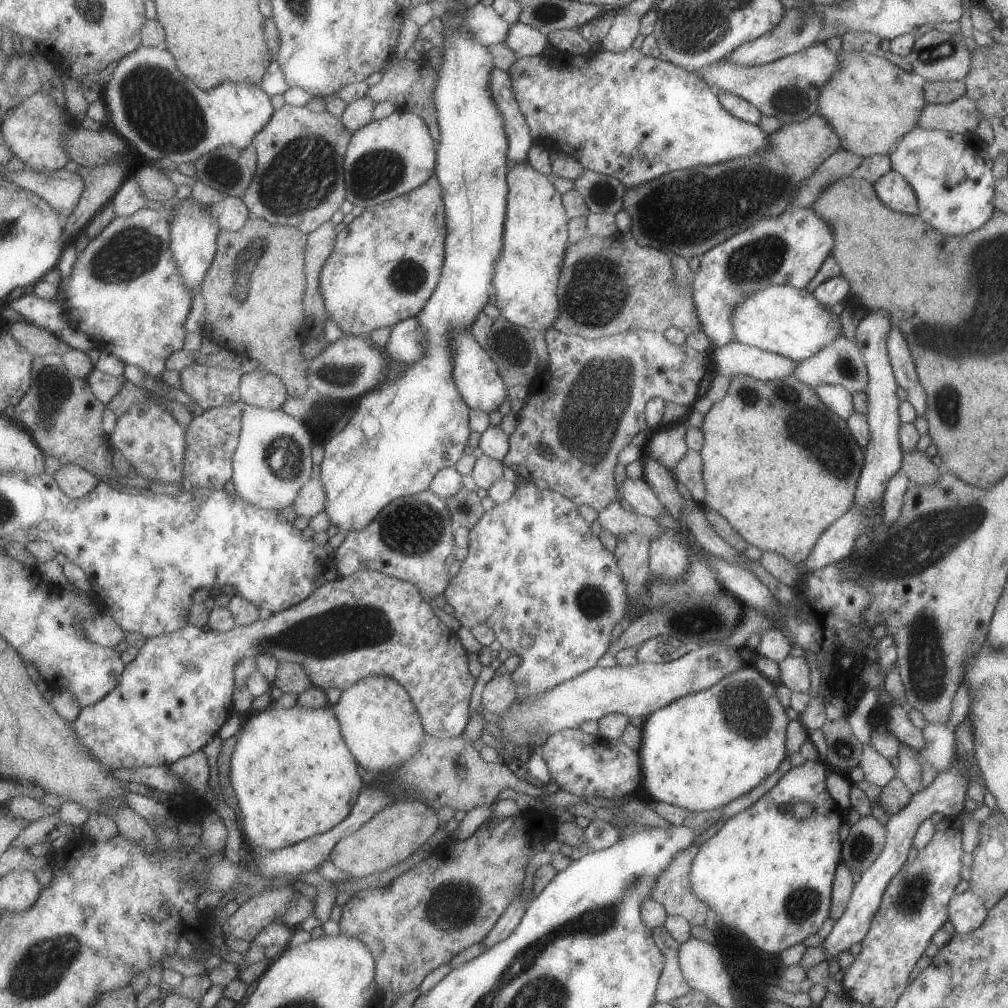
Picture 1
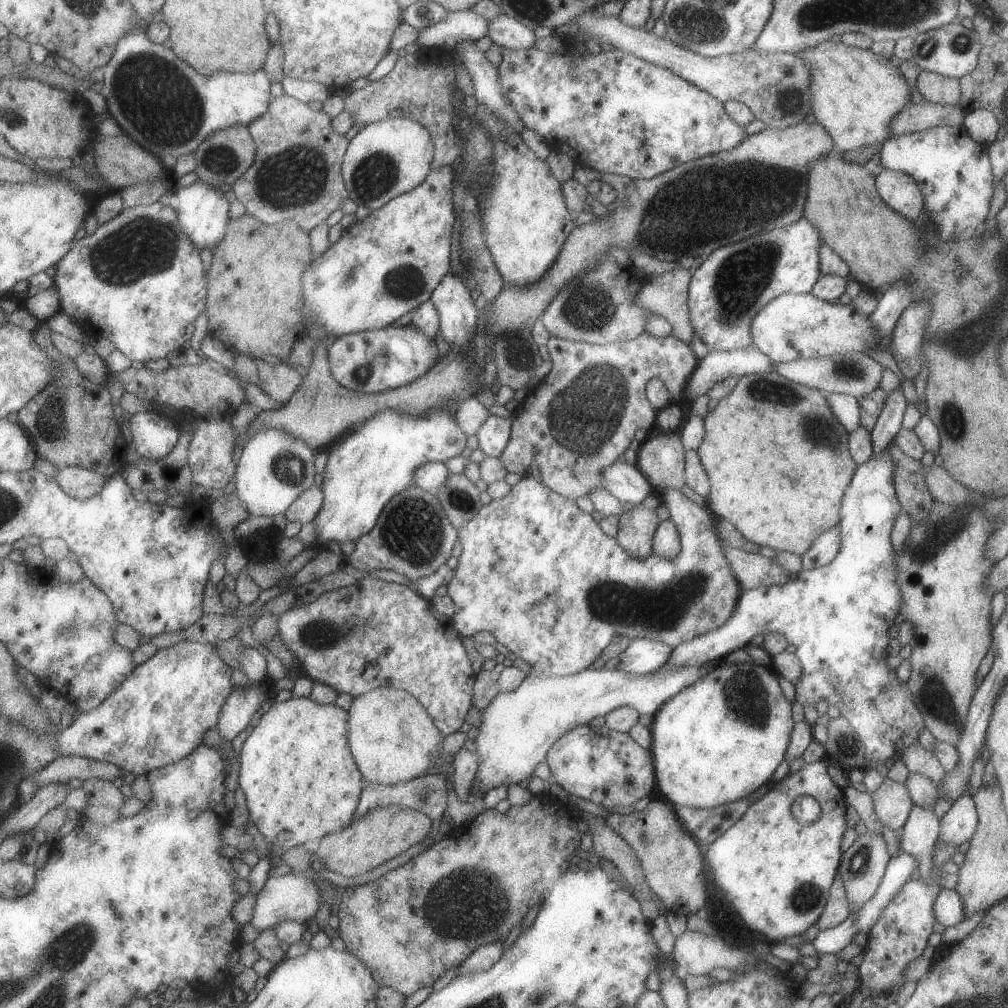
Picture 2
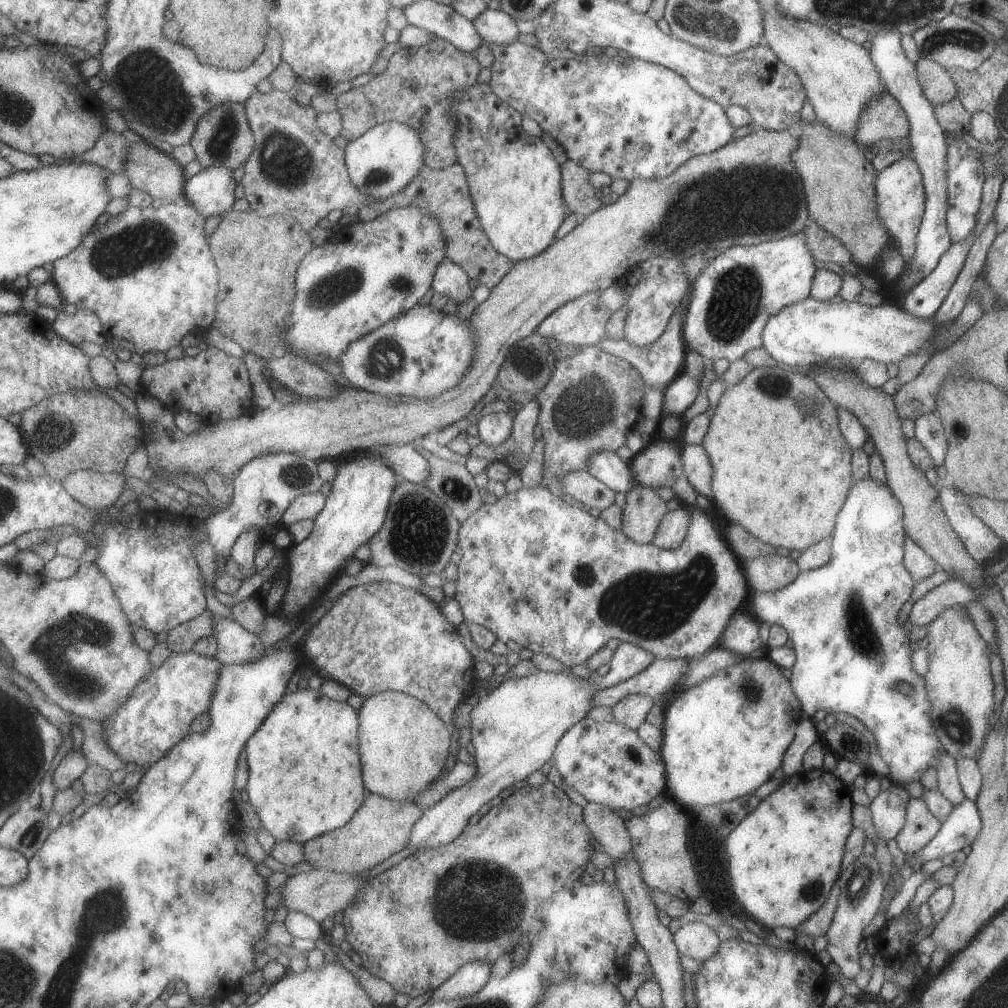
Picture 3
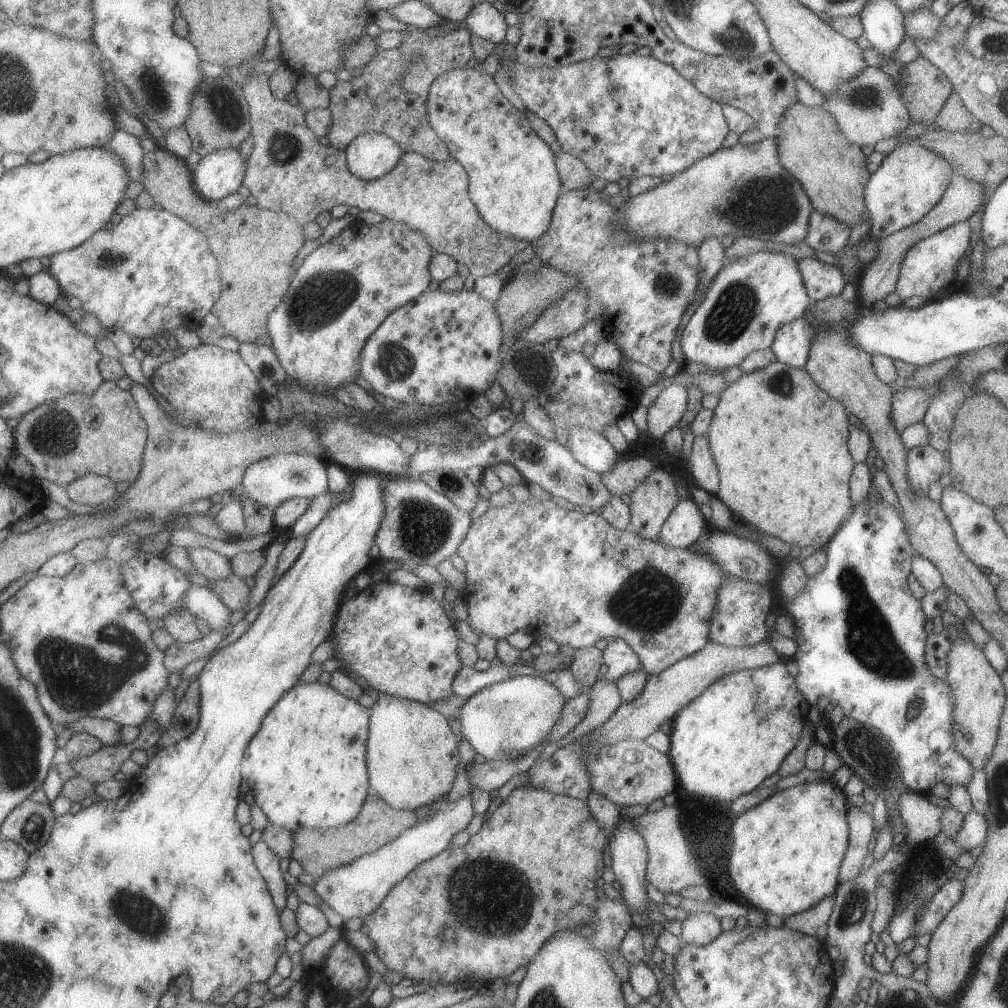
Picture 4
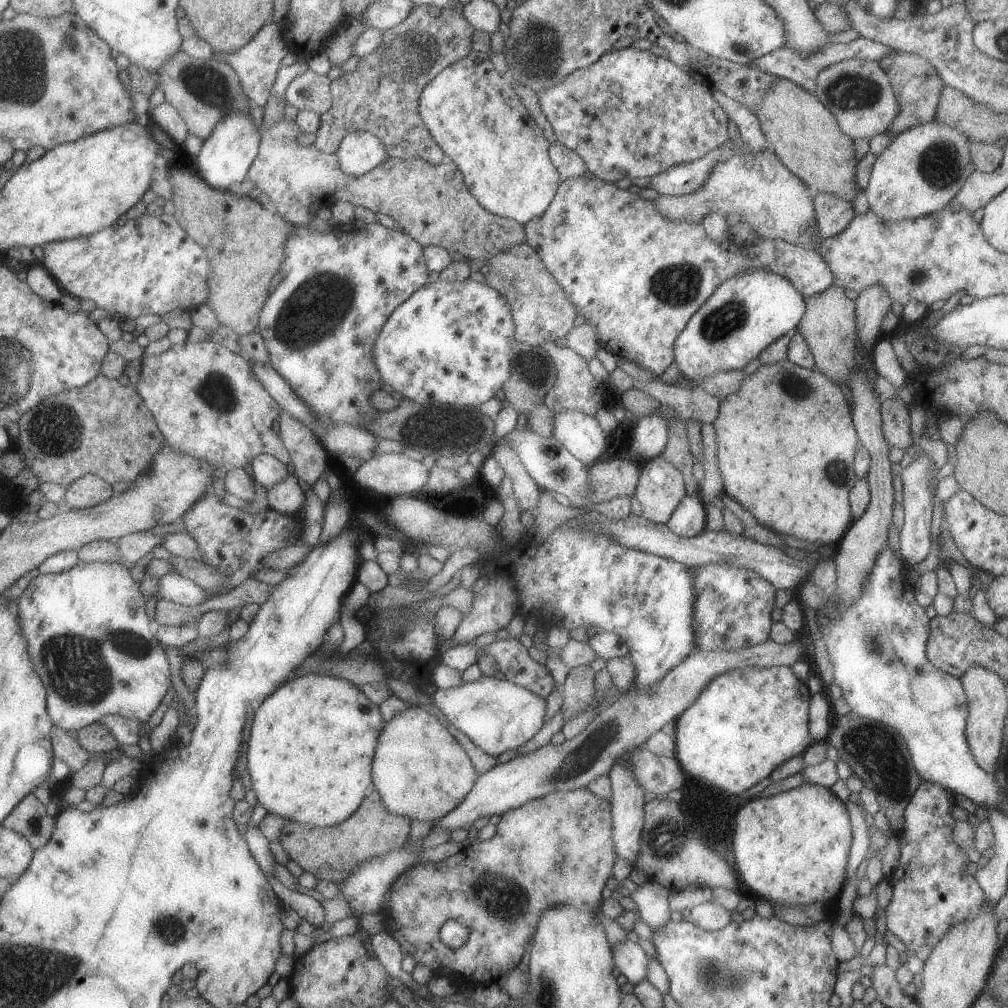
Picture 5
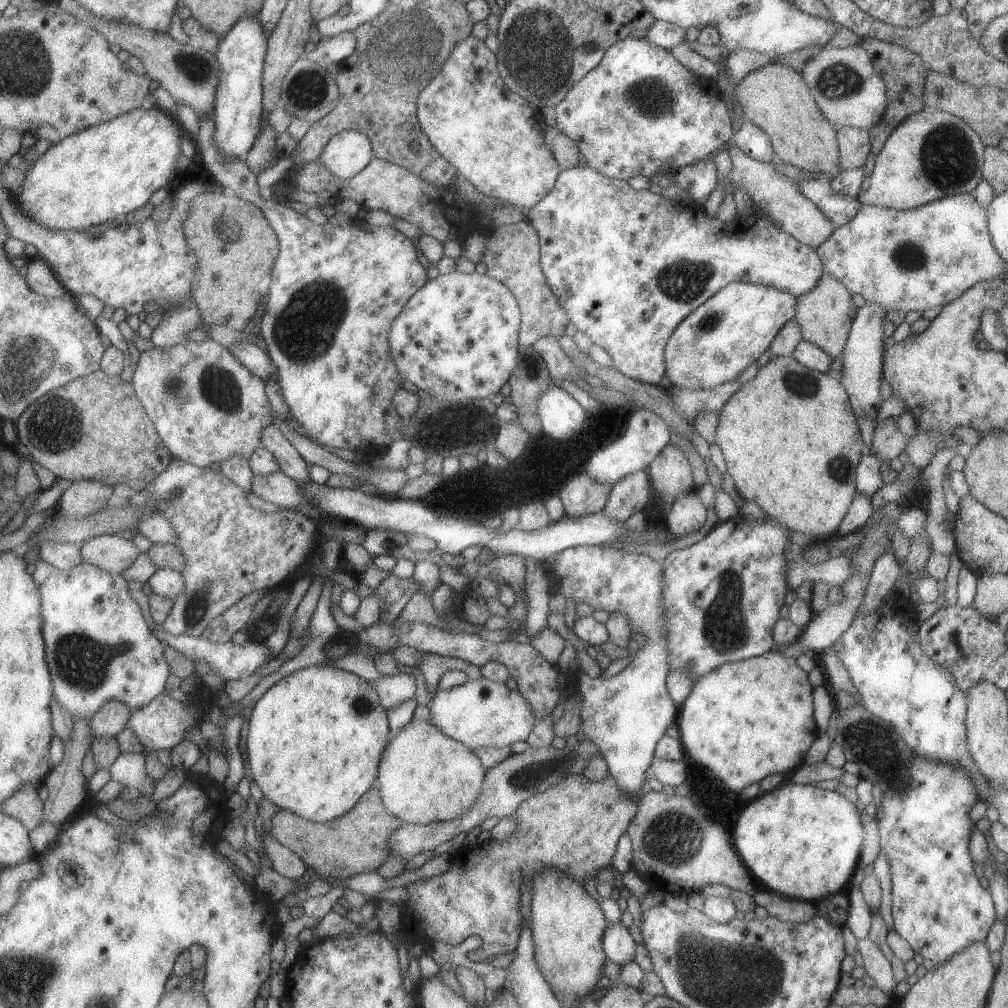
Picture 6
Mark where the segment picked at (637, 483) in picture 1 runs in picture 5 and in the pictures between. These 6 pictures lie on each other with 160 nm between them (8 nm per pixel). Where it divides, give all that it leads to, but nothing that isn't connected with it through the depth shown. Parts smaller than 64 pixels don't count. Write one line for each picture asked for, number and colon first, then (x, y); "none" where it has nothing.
2: (622, 480)
3: (605, 465)
4: (590, 447)
5: (580, 433)

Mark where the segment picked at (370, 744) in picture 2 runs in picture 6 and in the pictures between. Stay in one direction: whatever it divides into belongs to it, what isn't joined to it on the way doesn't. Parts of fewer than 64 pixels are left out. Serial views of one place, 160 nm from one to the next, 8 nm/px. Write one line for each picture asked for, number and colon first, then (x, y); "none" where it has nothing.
3: (404, 743)
4: (413, 754)
5: (422, 771)
6: (426, 777)

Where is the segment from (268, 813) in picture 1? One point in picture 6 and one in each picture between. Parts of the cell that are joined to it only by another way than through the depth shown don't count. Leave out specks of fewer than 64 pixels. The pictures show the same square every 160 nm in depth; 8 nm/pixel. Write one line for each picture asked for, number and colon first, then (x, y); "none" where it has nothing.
2: (303, 783)
3: (307, 779)
4: (310, 756)
5: (313, 742)
6: (317, 738)

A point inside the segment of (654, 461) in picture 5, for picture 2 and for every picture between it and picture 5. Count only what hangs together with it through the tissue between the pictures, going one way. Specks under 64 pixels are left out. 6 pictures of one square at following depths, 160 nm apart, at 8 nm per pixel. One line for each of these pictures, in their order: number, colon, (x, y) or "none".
2: (636, 527)
3: (643, 509)
4: (651, 501)

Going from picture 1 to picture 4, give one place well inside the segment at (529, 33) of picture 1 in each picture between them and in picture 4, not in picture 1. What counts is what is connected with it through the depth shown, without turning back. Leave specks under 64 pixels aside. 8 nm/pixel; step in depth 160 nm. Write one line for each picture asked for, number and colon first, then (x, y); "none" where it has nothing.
2: (508, 32)
3: (495, 26)
4: (485, 20)

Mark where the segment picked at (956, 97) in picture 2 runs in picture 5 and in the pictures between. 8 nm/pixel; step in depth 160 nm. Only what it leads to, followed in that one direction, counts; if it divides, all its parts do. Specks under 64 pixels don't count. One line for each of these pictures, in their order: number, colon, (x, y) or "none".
3: (936, 84)
4: (923, 88)
5: (916, 85)

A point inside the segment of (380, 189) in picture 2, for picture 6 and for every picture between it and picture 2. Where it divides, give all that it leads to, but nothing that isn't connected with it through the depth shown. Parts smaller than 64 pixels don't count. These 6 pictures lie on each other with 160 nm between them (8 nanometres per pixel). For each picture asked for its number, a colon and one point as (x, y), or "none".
3: (383, 161)
4: (373, 155)
5: (360, 151)
6: (348, 153)

